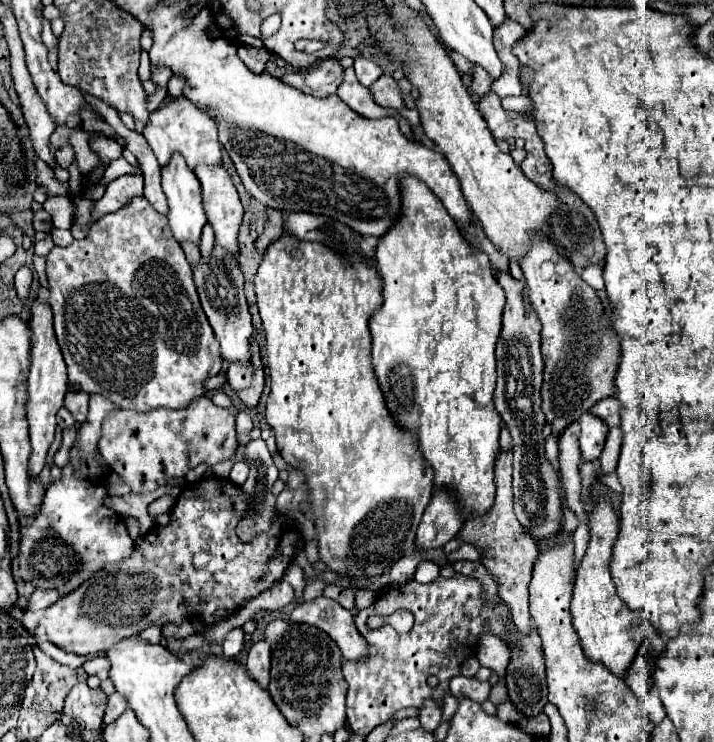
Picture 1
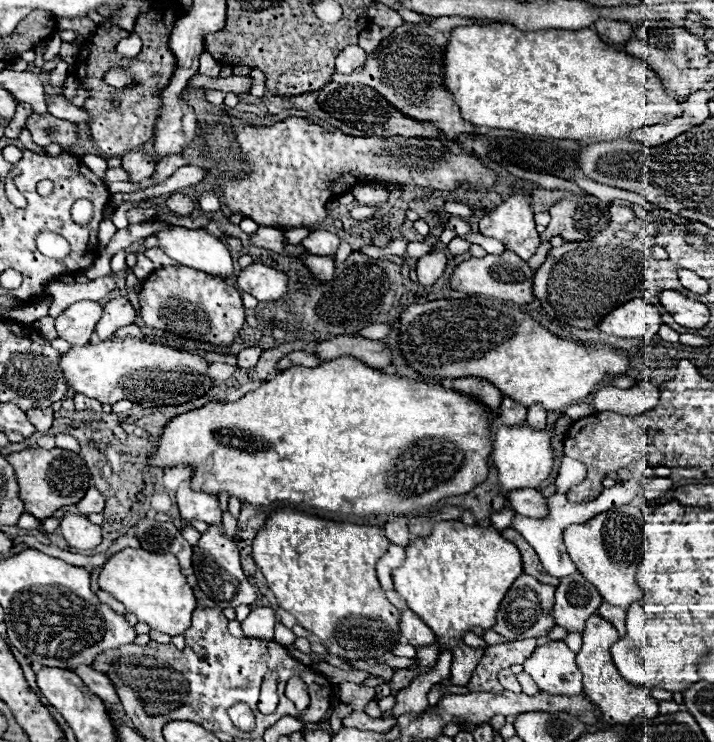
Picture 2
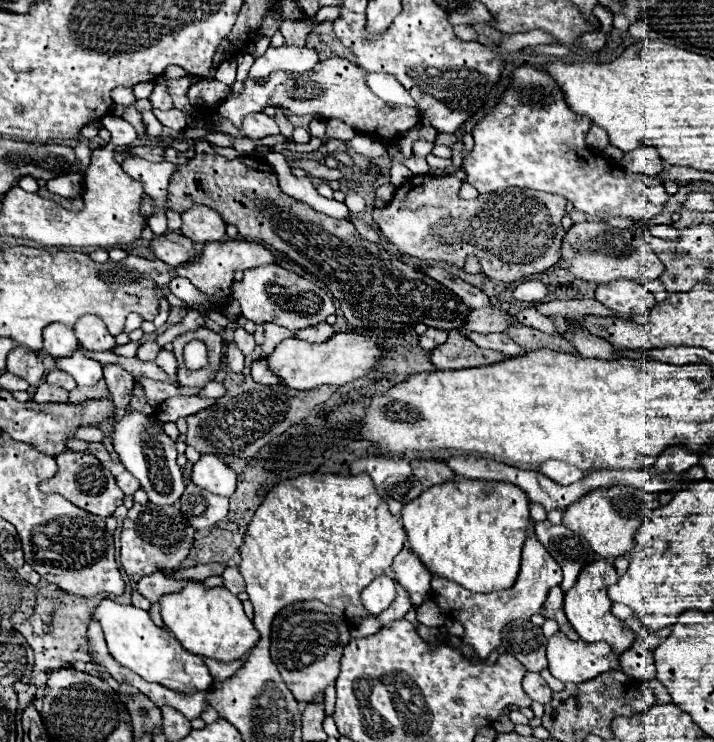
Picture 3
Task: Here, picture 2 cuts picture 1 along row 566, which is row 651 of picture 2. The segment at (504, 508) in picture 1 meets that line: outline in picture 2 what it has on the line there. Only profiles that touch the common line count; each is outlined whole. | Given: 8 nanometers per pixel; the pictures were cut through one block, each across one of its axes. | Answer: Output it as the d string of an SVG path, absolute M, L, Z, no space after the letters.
M534 638L488 646L484 658L476 666L466 688L470 692L494 692L494 694L502 692L502 686L498 684L498 672L514 664L522 664L534 652L536 646L538 646L538 640Z

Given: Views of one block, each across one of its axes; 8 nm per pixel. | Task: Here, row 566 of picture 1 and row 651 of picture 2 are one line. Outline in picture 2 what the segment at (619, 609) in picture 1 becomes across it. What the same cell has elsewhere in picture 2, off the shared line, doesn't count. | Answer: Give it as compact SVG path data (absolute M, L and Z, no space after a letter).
M598 614L590 616L584 632L582 632L582 650L576 654L576 664L584 674L584 694L594 702L594 706L598 706L602 718L600 722L606 722L610 726L614 724L624 724L634 720L636 716L642 718L654 718L658 714L658 700L652 698L648 688L642 686L630 686L616 670L612 656L610 656L610 646L614 642L618 642L618 632L614 630L614 626L610 626L610 622L606 622L604 618L598 618Z

